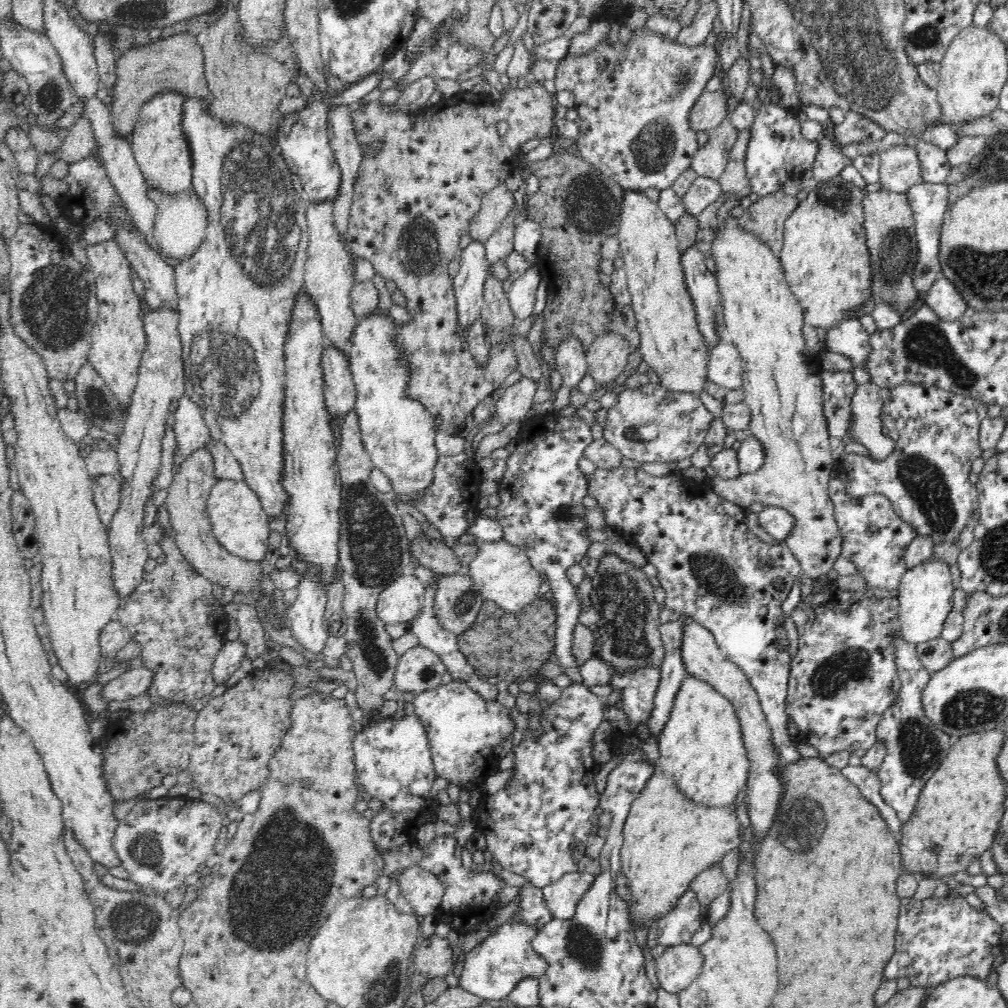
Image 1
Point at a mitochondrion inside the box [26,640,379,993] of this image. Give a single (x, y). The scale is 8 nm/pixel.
(275, 899)

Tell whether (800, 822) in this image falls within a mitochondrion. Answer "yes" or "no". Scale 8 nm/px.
yes

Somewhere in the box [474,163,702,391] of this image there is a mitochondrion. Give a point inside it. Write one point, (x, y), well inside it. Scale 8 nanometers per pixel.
(591, 203)

